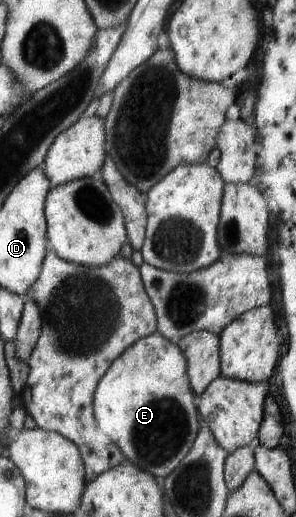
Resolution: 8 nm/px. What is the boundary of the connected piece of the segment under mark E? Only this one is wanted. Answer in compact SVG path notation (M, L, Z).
M158 331L140 338L118 356L97 383L93 397L93 414L100 429L123 452L130 464L149 472L151 476L167 476L191 448L201 426L196 407L197 396L191 390L187 376L187 360L177 344L163 338Z

